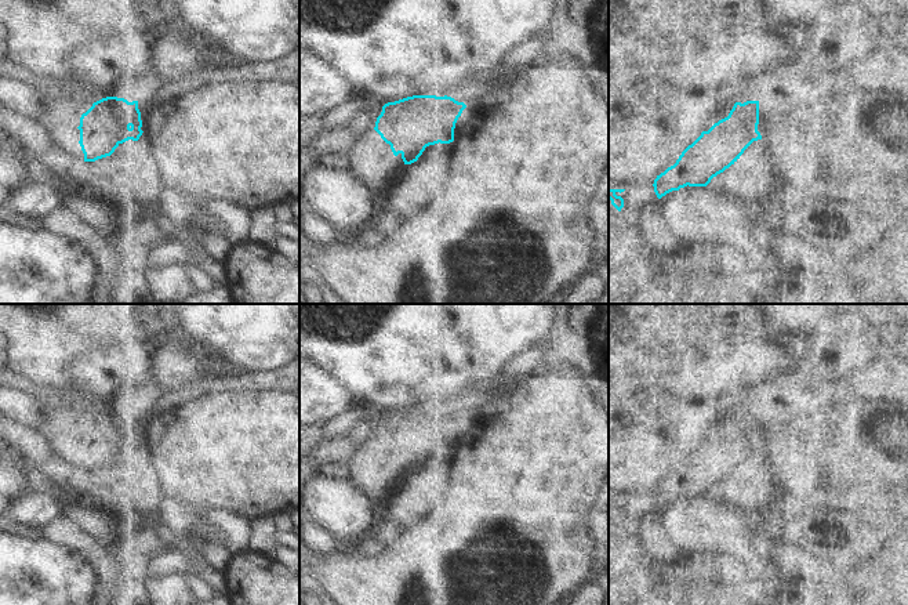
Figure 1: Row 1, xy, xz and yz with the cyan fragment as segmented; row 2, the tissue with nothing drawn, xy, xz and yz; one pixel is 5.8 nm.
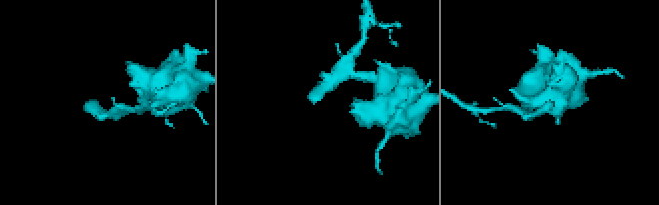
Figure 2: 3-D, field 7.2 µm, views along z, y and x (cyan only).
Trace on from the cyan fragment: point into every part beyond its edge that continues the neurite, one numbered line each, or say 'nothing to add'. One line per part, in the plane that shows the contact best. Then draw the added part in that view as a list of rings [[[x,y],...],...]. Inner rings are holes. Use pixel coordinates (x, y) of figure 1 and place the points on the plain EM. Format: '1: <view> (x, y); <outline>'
1: xy (43, 339); [[[0,304],[0,314],[8,314],[4,322],[0,320],[0,329],[10,332],[7,367],[25,377],[36,394],[52,391],[58,399],[70,398],[80,409],[92,412],[112,406],[90,394],[77,392],[69,384],[69,363],[97,348],[142,340],[145,327],[159,309],[160,304]]]

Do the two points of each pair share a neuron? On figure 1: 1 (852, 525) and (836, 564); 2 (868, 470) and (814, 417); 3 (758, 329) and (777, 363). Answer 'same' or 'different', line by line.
1: same
2: same
3: different

